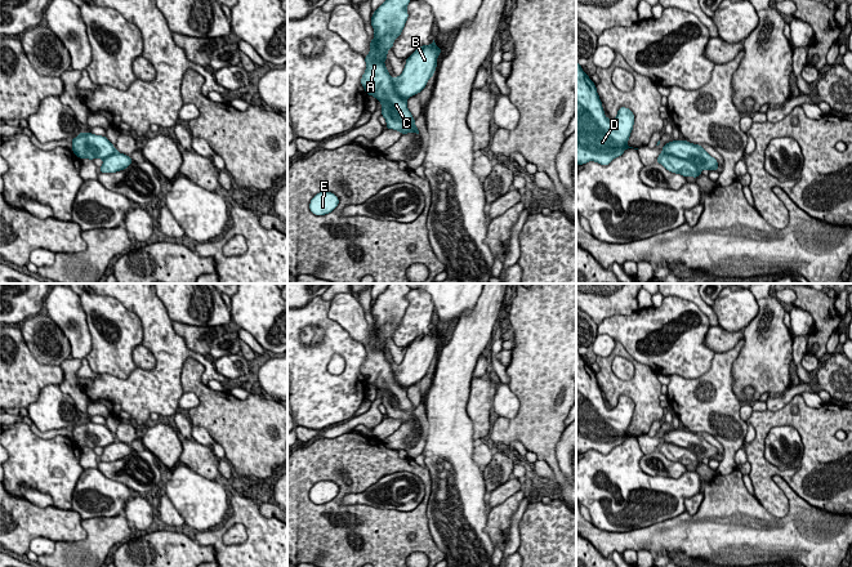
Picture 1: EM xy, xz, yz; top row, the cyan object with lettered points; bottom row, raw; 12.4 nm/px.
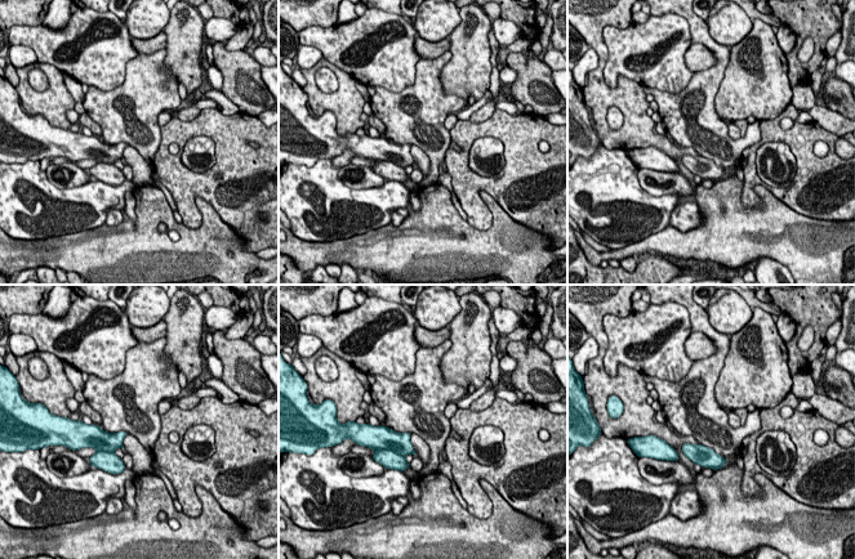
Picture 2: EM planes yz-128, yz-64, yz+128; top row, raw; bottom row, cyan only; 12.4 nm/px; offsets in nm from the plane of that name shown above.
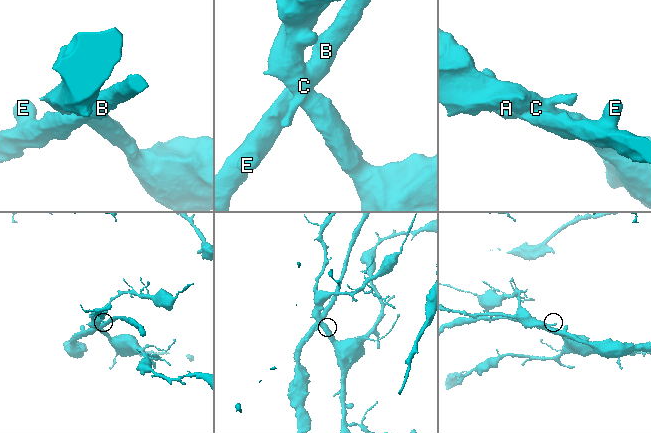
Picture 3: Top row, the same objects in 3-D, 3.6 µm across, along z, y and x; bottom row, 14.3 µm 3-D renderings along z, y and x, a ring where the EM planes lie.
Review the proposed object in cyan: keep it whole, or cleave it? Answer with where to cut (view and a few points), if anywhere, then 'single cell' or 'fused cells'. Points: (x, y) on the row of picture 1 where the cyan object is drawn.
no cut; single cell

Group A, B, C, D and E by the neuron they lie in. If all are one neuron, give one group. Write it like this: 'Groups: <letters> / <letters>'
Groups: A B C D E

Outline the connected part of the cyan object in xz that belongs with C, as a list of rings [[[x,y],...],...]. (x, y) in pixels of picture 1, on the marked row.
[[[385,0],[371,17],[374,40],[369,43],[370,53],[363,57],[366,71],[361,85],[367,95],[382,103],[382,116],[387,129],[398,130],[401,134],[416,133],[415,119],[407,110],[406,101],[419,94],[437,67],[437,58],[442,52],[433,40],[431,45],[419,46],[407,57],[405,68],[394,80],[391,77],[384,61],[387,50],[393,49],[394,40],[401,35],[409,18],[406,6],[411,0]]]

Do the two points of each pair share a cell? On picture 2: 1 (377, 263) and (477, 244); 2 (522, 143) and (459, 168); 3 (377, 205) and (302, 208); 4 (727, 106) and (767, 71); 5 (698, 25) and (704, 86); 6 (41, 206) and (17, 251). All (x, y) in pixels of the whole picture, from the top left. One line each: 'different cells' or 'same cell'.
1: same cell
2: same cell
3: same cell
4: same cell
5: same cell
6: different cells

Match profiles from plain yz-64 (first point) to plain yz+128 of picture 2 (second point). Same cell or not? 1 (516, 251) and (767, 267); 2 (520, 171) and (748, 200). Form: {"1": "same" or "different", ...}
{"1": "different", "2": "same"}

